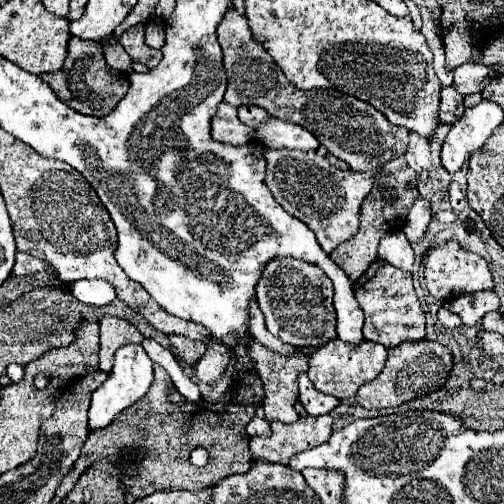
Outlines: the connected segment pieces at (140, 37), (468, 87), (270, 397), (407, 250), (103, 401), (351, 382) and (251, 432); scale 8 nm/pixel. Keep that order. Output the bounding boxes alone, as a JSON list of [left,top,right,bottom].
[[118,22,162,68],[454,62,496,96],[250,342,306,424],[378,230,414,270],[88,344,154,430],[308,340,386,400],[246,416,268,436]]

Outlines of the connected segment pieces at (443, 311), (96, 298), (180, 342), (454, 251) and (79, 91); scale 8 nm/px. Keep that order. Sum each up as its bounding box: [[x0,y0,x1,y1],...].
[[438,308,462,330],[68,280,116,306],[168,334,204,366],[422,240,494,300],[40,36,130,116]]

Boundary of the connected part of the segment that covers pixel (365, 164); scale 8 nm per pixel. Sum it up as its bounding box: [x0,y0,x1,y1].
[218,8,408,172]

